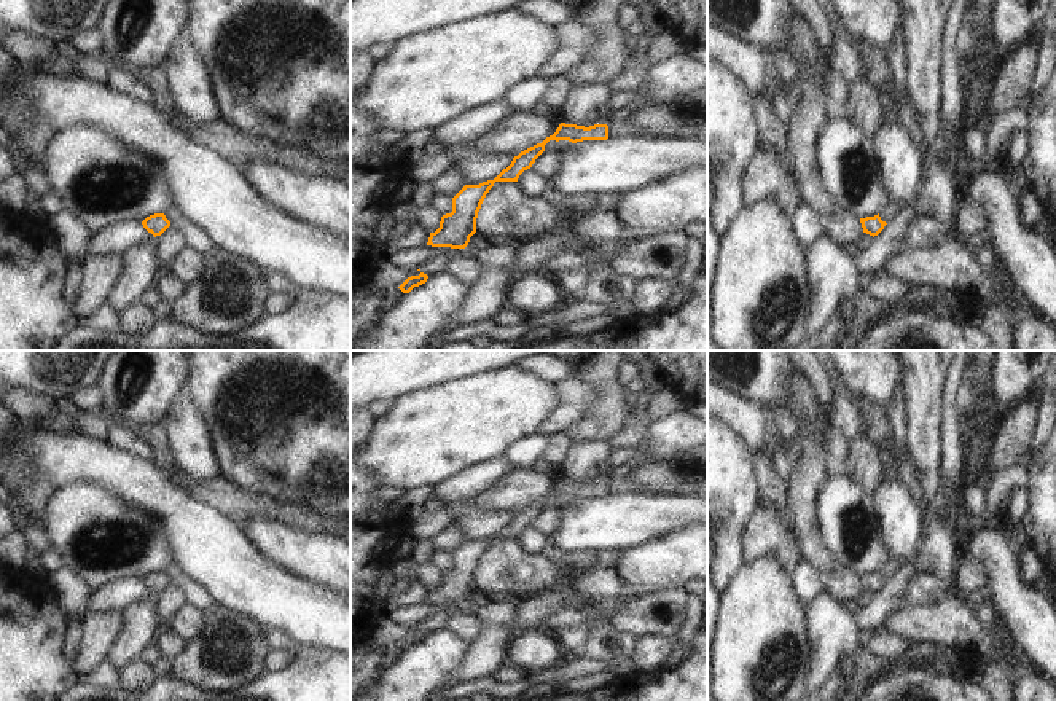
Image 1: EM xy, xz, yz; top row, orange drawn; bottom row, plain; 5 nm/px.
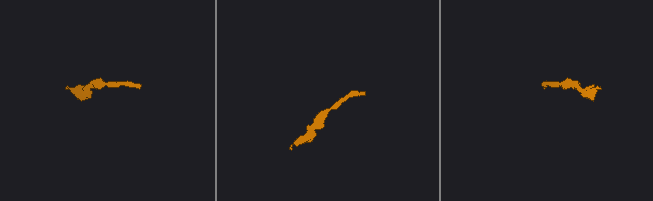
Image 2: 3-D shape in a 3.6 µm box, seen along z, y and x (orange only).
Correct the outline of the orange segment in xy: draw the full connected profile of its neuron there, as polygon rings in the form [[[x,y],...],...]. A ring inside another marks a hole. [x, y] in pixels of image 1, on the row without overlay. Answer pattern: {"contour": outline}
{"contour": [[[154,570],[147,574],[142,582],[148,589],[156,594],[161,593],[170,583],[170,578],[166,575],[164,570]]]}

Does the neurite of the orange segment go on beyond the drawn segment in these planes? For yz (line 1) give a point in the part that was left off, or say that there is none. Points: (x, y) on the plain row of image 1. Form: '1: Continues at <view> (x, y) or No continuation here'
1: No continuation here

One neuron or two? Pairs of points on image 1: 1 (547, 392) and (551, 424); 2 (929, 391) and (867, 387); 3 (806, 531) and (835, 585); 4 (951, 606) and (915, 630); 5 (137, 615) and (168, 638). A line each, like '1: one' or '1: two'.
1: two
2: two
3: one
4: one
5: two

